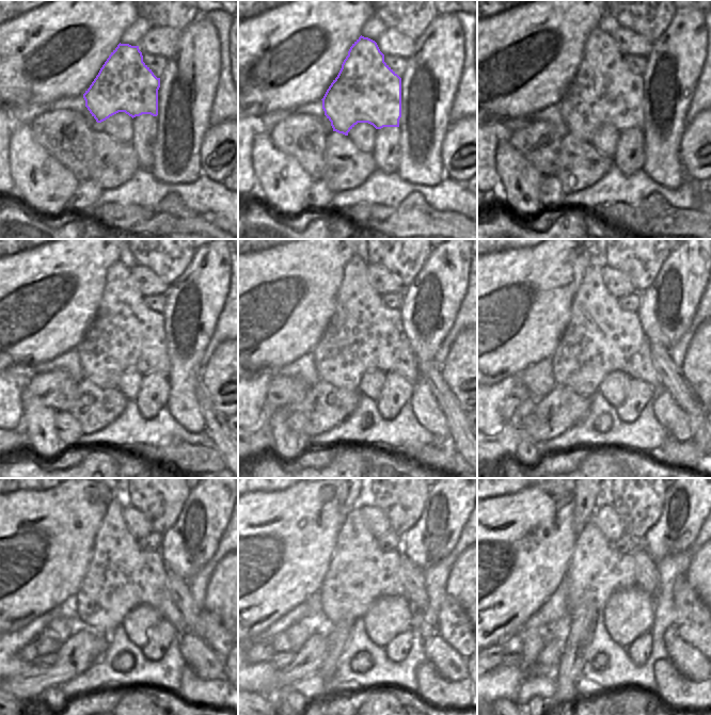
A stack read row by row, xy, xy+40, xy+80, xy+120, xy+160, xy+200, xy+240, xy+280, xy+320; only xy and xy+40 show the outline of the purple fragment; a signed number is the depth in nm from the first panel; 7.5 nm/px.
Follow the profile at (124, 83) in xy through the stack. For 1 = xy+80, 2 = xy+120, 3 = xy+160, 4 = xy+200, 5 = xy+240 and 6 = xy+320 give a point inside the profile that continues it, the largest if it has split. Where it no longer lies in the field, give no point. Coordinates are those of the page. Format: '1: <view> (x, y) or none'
1: xy+80 (604, 91)
2: xy+120 (125, 334)
3: xy+160 (363, 334)
4: xy+200 (600, 337)
5: xy+240 (121, 575)
6: xy+320 (595, 572)

